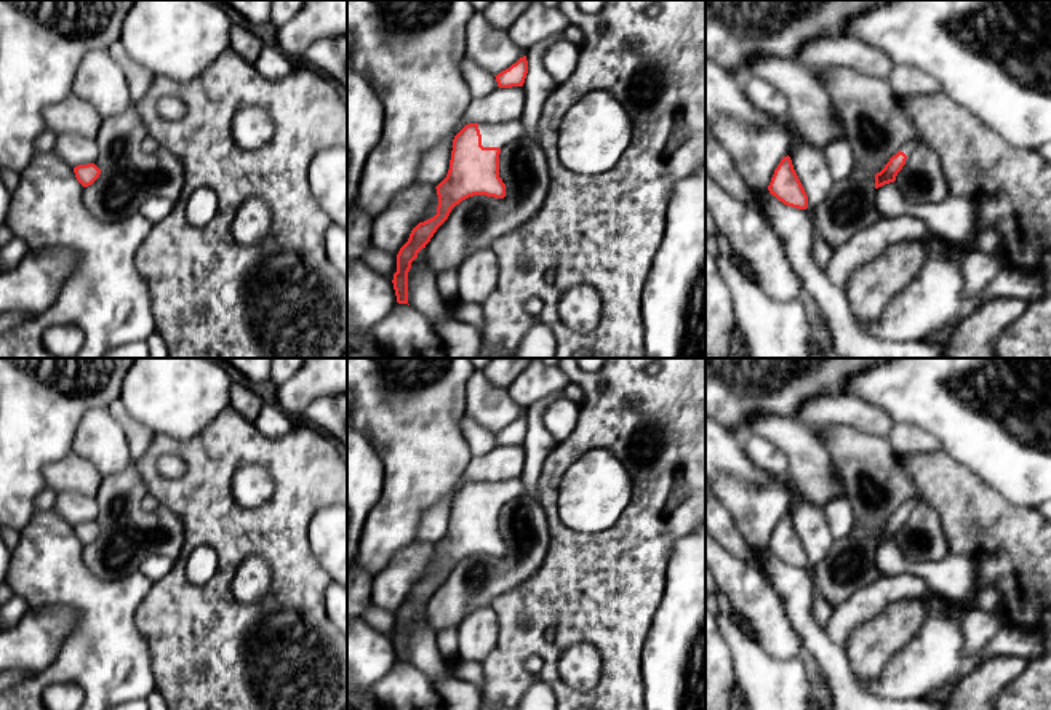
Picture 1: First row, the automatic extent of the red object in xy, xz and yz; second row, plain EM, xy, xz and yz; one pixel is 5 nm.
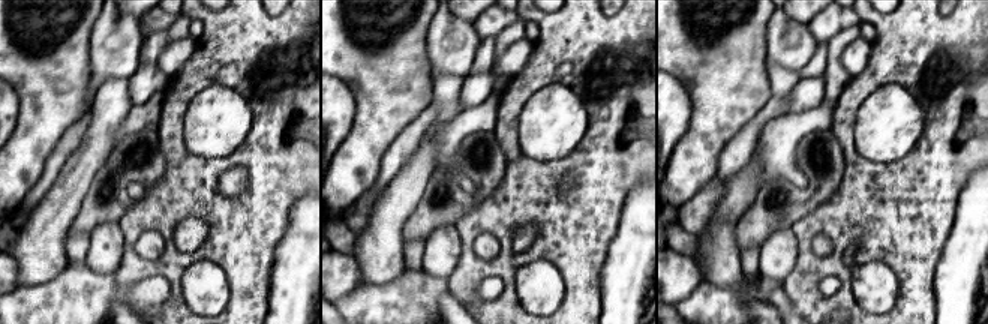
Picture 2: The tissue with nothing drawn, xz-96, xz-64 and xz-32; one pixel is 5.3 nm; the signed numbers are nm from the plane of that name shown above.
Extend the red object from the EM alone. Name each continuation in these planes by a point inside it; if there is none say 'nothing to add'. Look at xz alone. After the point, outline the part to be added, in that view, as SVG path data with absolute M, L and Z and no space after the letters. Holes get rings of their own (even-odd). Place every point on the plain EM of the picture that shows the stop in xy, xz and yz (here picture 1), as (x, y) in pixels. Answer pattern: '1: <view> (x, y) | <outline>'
1: xz (493, 493) | M523 477L504 481L478 481L478 488L483 505L504 507L507 502L529 494Z

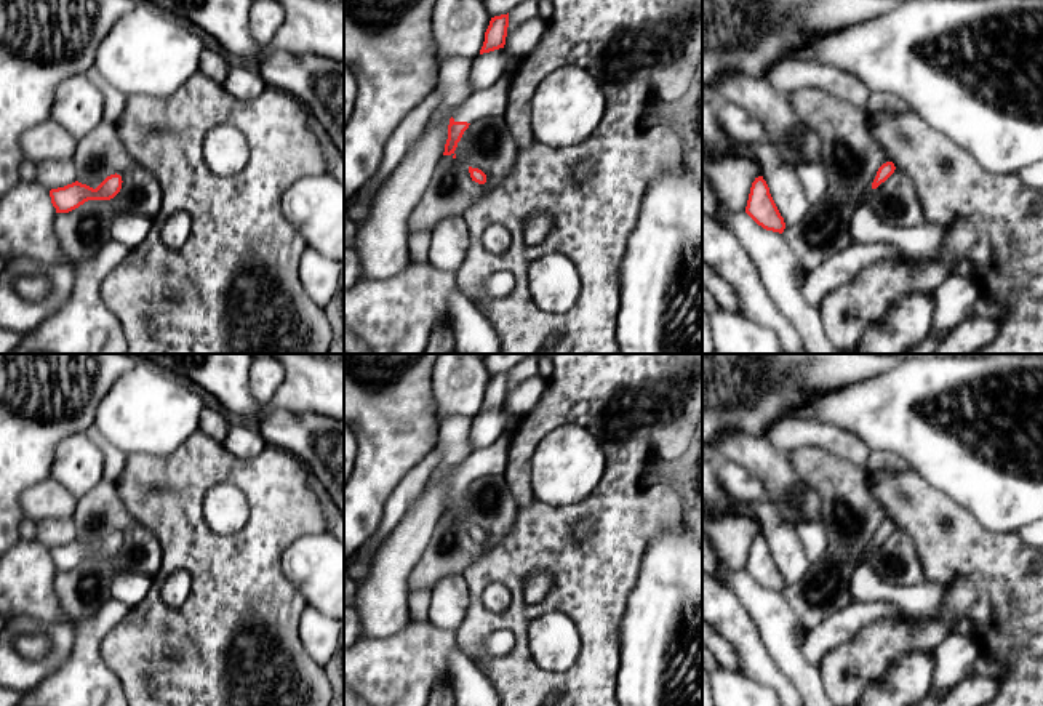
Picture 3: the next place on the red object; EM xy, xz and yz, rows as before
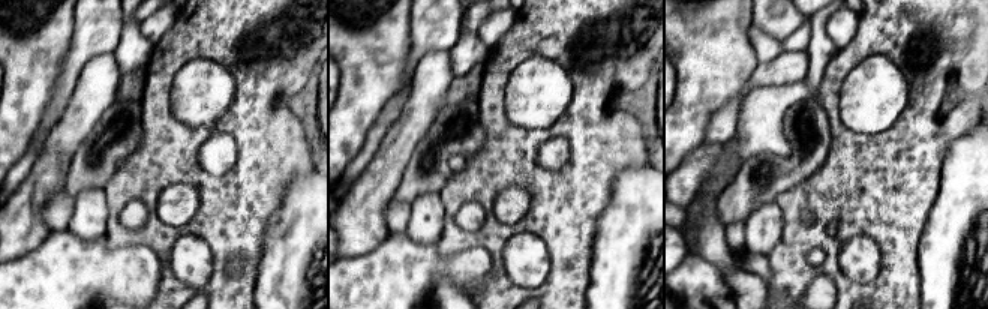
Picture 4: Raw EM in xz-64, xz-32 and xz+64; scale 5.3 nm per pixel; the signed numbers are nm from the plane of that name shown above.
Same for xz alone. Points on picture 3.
1: xz (493, 460) | M502 434L493 445L474 450L472 455L453 471L454 480L477 480L485 475L504 475L510 448L510 435Z

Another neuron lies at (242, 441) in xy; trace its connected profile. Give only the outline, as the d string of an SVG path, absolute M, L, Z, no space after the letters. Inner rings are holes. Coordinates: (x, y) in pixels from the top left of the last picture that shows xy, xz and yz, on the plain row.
M230 421L222 445L237 458L256 458L267 447L258 429L237 421Z

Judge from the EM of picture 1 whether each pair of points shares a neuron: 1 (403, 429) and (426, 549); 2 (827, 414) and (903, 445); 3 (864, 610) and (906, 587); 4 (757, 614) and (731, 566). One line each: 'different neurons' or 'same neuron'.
1: different neurons
2: same neuron
3: same neuron
4: same neuron

